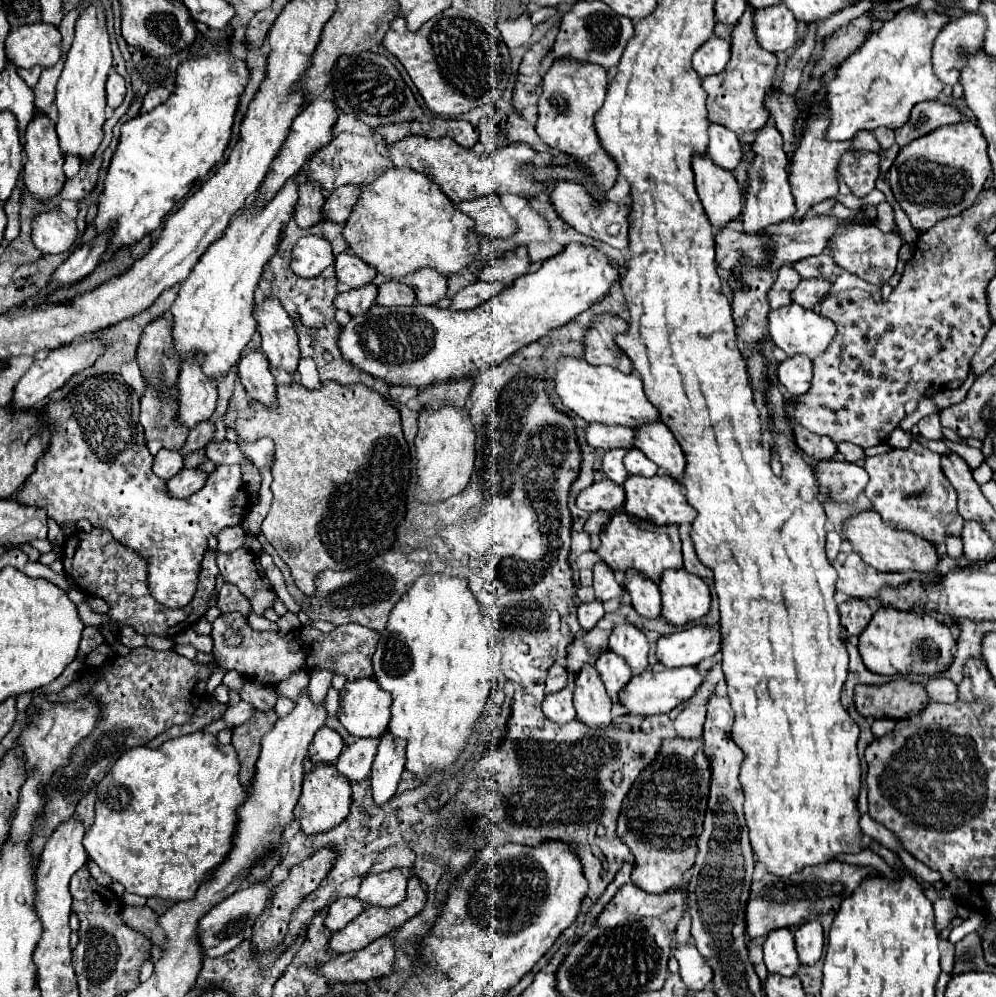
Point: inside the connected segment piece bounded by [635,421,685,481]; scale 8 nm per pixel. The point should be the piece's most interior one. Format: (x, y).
(655, 440)

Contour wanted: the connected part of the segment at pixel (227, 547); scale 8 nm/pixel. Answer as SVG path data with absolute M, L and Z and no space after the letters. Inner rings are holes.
M229 527L229 529L223 529L217 537L219 541L219 551L225 551L225 553L233 553L237 549L241 549L245 545L245 537L247 533L243 531L243 527Z

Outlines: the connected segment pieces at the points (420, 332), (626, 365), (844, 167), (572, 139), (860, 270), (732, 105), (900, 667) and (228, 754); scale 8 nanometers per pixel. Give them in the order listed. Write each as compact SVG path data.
M569 243L537 271L519 277L503 293L469 311L423 305L373 305L365 315L351 317L341 329L339 349L353 367L389 385L423 387L445 379L471 377L475 371L501 365L517 349L539 341L551 329L569 323L591 305L603 301L617 279L617 263L603 251L581 243Z
M597 317L593 329L585 337L585 361L591 365L611 365L623 373L631 373L633 365L629 357L615 343L615 337L625 333L625 329L629 329L629 325L621 317Z
M849 153L843 157L839 167L841 179L851 187L853 195L865 197L879 175L879 155L877 153Z
M557 59L549 71L543 75L541 97L539 97L539 119L537 119L537 135L549 147L565 151L579 159L589 173L595 177L595 183L605 193L615 185L617 179L617 163L605 155L601 141L597 139L593 115L601 109L605 91L607 91L607 71L597 67L595 63L577 63L577 59Z
M849 225L843 231L837 231L837 235L829 241L831 257L835 263L849 273L855 273L857 277L865 279L871 285L883 287L895 273L897 267L897 253L901 249L901 237L897 233L883 233L875 225Z
M749 5L745 15L731 31L731 61L725 71L709 75L703 79L703 89L707 93L709 121L721 123L731 131L757 131L769 121L769 109L765 107L765 97L773 93L773 81L777 71L777 57L757 45L755 37L755 9Z
M879 607L859 635L859 653L869 667L869 671L877 675L907 675L907 673L925 673L939 675L943 673L951 661L951 649L955 647L955 639L947 625L939 623L933 615L921 611L899 611L895 607Z
M195 731L165 741L157 749L129 749L97 785L95 821L85 833L83 847L91 861L119 881L129 893L189 901L205 875L229 853L237 823L237 807L243 801L245 789L239 783L237 753L233 747L219 745L217 737L211 733Z

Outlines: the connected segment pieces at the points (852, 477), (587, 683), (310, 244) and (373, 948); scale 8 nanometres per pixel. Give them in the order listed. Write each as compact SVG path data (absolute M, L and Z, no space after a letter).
M839 453L837 459L825 459L825 463L815 465L807 455L805 459L811 463L819 493L827 493L837 503L853 503L869 483L867 471L857 463L845 461Z
M587 665L575 675L575 709L577 719L593 729L607 727L611 723L611 699L597 675L595 665Z
M309 235L309 237L299 239L297 245L293 247L291 269L295 271L295 275L303 279L319 277L323 269L333 263L335 263L335 257L333 257L331 243L325 241L323 237Z
M379 937L371 945L343 953L331 961L327 961L319 973L329 981L371 981L379 977L387 977L395 965L395 945L391 937Z

